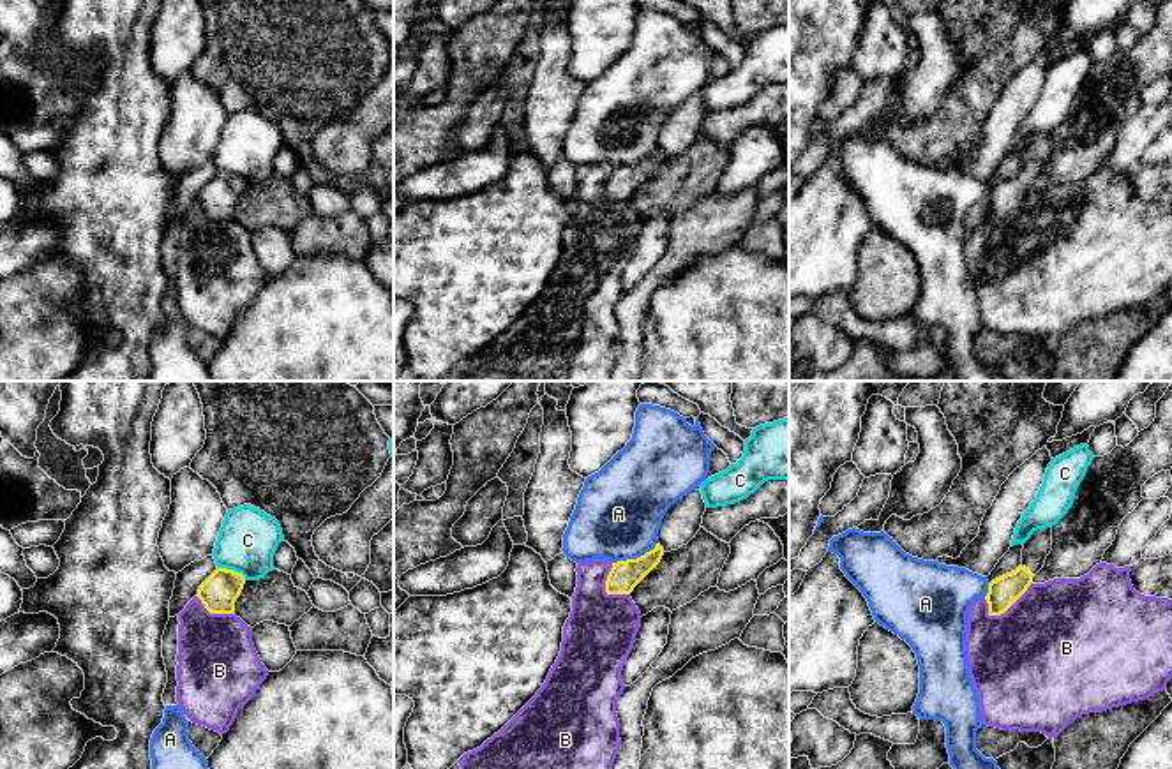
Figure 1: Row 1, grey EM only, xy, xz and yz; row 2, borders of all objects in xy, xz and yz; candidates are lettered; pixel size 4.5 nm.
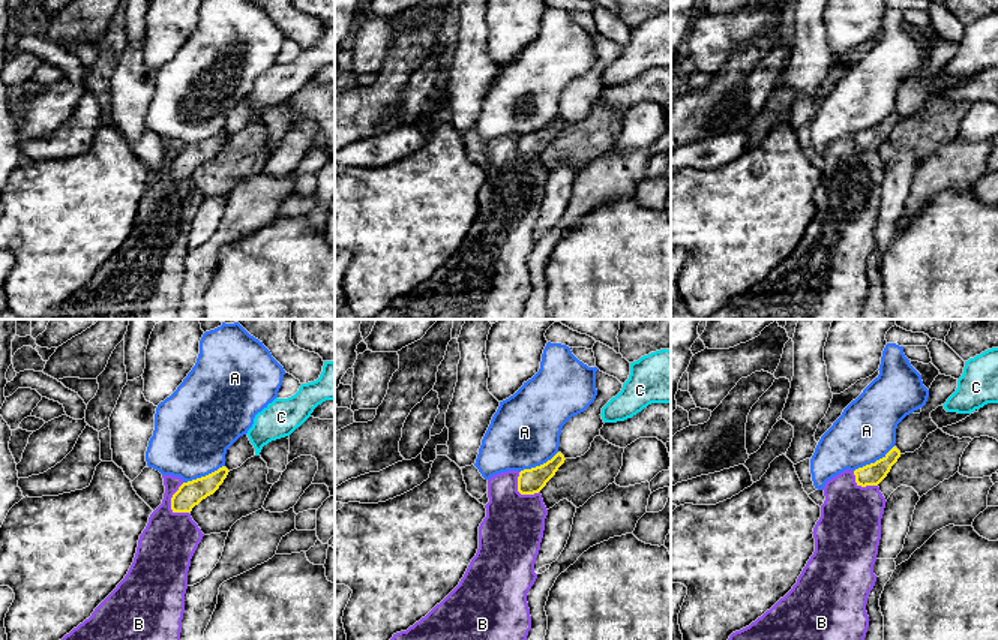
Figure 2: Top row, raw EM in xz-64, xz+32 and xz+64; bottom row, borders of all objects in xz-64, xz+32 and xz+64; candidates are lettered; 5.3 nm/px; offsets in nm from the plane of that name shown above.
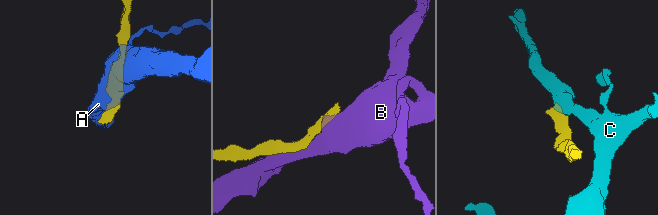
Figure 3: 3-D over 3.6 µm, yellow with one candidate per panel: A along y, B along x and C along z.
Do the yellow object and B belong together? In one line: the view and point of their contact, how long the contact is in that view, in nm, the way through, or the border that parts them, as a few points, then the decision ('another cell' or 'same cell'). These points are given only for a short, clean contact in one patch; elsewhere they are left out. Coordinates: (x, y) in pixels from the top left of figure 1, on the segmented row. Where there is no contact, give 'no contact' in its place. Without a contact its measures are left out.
yz (1008, 607) | 240 nm | another cell

